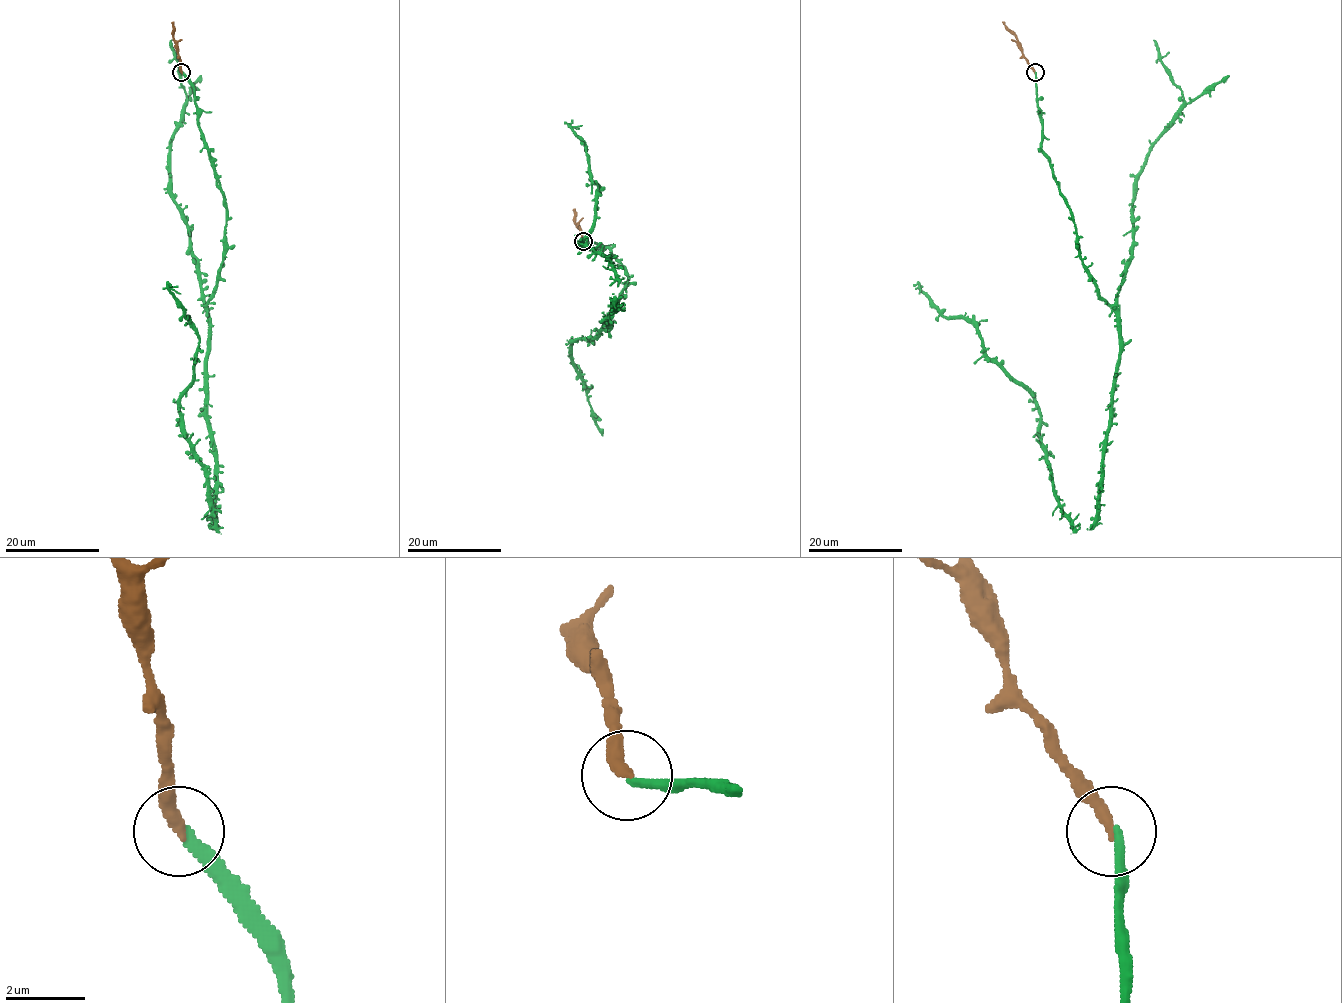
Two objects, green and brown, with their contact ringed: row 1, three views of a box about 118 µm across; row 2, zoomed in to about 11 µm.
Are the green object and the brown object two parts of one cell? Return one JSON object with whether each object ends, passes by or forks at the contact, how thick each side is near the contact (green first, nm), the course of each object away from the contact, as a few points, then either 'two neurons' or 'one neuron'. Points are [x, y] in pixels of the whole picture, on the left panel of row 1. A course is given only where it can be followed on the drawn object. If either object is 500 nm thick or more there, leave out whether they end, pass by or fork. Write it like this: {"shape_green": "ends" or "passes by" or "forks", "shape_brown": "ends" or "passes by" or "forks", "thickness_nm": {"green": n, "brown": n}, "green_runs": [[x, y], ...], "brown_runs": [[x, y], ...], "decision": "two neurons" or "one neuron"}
{"shape_green": "ends", "shape_brown": "ends", "thickness_nm": {"green": 240, "brown": 320}, "green_runs": [[181, 72], [226, 209], [207, 304], [216, 529], [180, 410], [199, 335], [169, 285]], "brown_runs": [[181, 72], [172, 22]], "decision": "one neuron"}

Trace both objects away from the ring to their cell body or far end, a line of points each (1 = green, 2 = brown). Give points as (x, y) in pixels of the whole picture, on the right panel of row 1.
1: (1035, 72), (1041, 149), (1078, 256), (1117, 316), (1090, 529), (1059, 502), (1035, 398), (972, 323), (913, 285)
2: (1034, 72), (1018, 38), (1002, 22)

